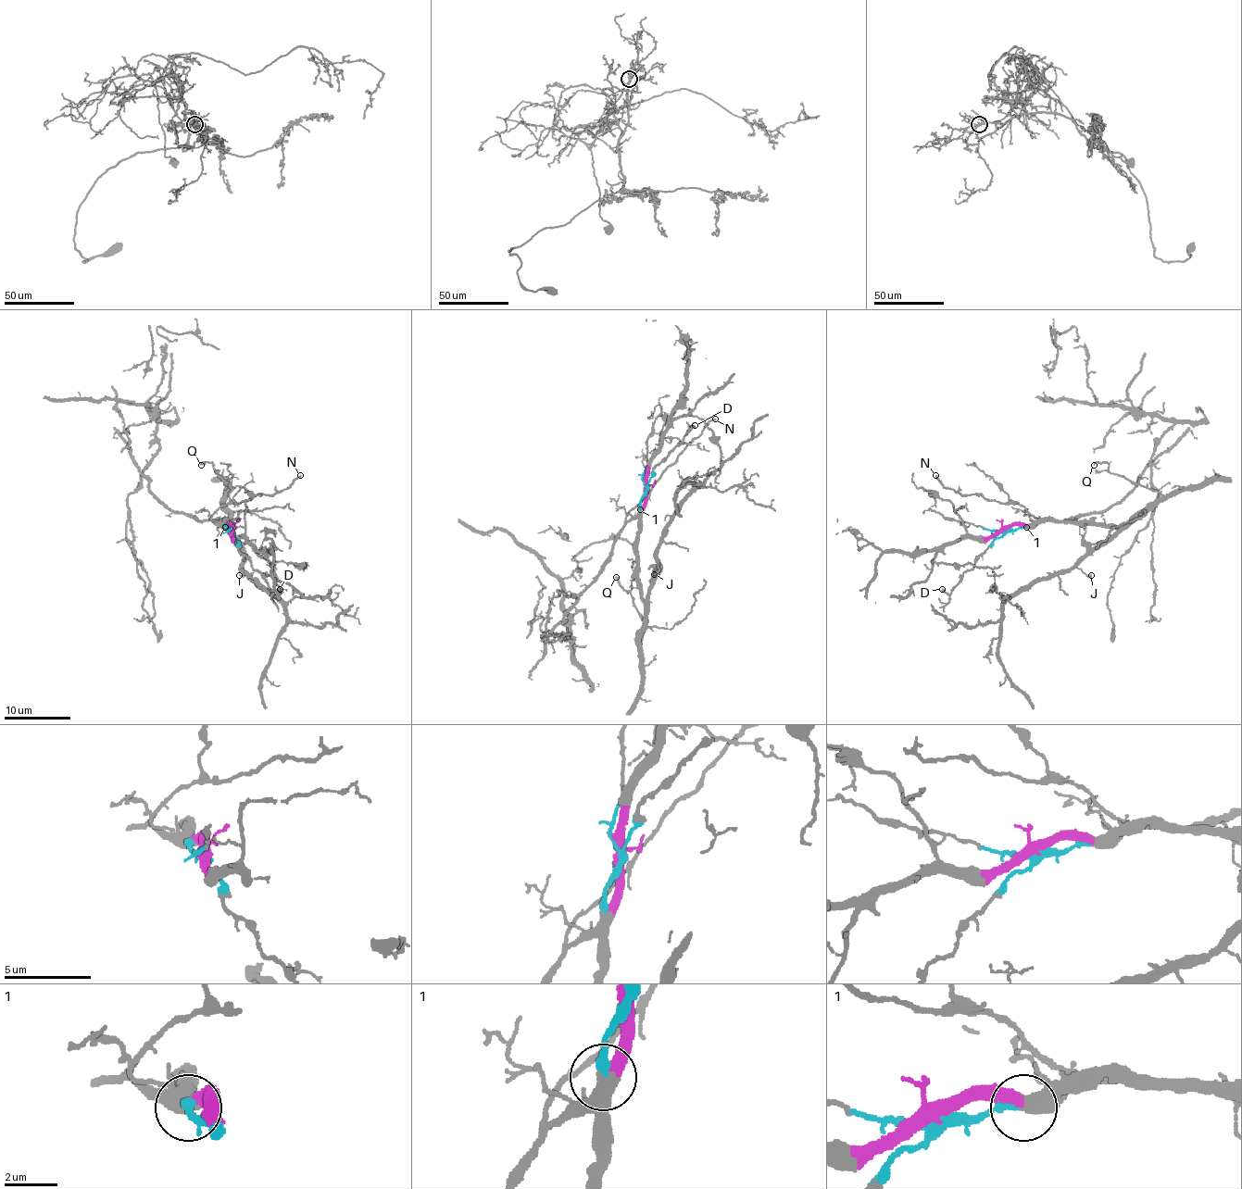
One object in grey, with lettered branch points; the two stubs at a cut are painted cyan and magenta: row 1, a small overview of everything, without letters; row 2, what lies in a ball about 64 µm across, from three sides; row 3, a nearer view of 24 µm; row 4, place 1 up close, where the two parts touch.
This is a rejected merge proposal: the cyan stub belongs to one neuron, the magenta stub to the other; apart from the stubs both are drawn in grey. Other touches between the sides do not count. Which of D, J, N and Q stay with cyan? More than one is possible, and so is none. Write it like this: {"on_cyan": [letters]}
{"on_cyan": ["D", "N"]}

